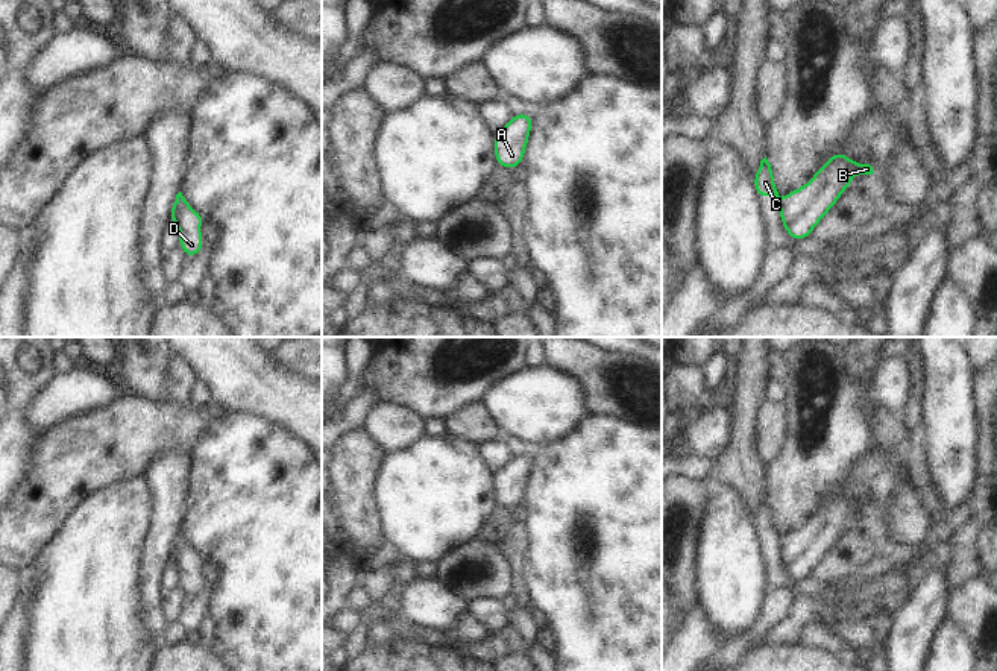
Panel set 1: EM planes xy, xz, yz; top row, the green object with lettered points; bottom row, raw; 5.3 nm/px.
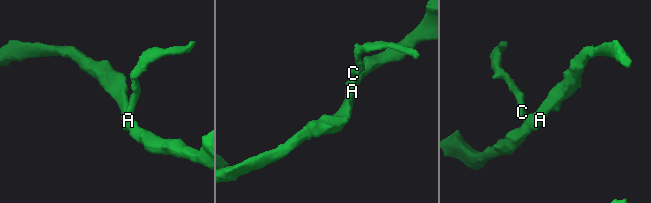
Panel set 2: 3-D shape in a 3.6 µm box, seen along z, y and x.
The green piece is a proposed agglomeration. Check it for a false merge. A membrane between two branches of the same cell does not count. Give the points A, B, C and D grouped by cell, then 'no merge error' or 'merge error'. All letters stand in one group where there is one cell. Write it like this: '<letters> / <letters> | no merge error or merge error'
A B D / C | merge error

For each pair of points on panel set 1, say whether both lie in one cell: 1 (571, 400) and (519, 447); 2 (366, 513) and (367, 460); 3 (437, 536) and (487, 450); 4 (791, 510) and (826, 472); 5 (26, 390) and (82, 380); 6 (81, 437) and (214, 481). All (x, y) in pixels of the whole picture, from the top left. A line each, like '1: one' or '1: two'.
1: two
2: one
3: two
4: one
5: two
6: two

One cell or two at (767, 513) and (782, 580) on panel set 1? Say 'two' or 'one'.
one

